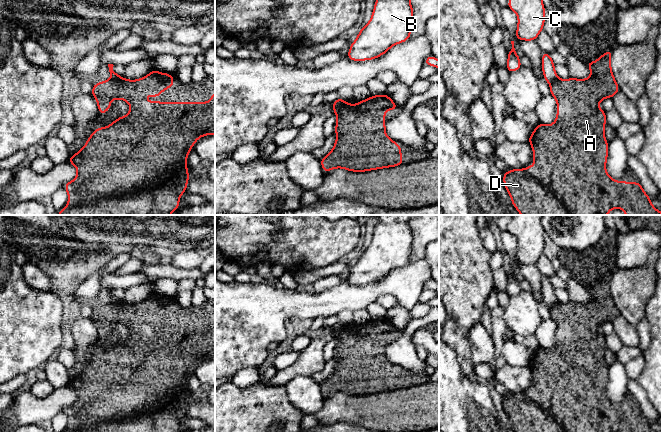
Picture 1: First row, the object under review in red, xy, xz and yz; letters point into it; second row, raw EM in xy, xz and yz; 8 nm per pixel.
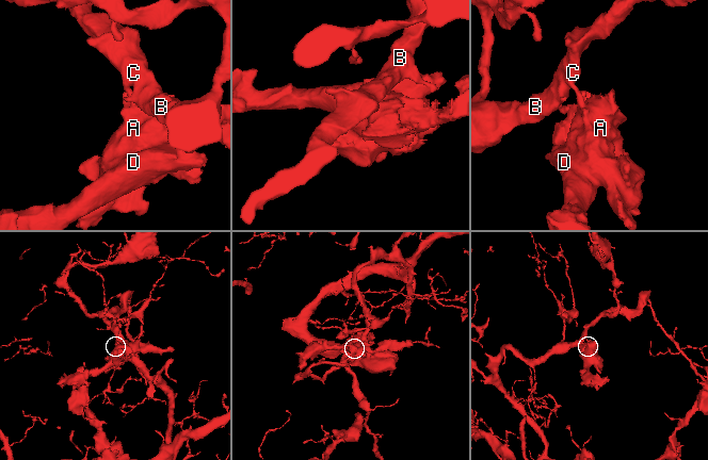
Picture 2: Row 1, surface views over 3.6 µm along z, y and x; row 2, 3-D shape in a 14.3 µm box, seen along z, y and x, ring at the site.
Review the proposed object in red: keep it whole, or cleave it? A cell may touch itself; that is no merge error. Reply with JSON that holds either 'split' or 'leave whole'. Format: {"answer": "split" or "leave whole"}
{"answer": "split"}

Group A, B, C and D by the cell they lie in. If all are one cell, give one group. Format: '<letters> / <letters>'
A D / B C

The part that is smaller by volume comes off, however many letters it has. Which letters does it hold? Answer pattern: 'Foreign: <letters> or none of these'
Foreign: A, D

